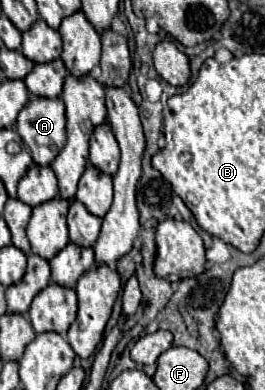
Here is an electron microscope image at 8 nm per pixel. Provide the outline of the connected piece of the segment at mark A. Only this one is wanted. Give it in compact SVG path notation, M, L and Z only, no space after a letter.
M31 97L23 107L23 113L17 117L17 133L21 135L23 143L31 151L31 157L37 165L49 165L57 153L65 145L65 105L61 97L51 101L49 97Z

